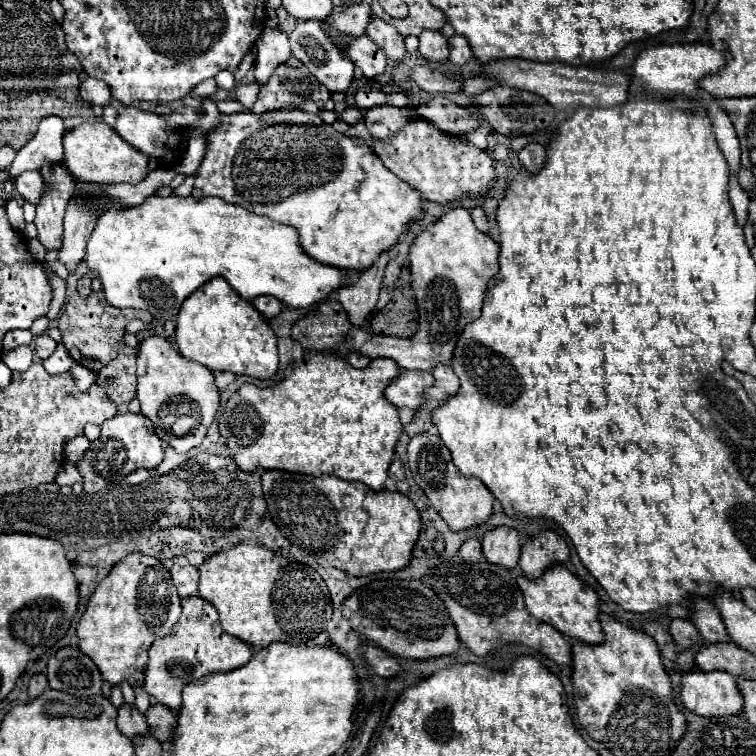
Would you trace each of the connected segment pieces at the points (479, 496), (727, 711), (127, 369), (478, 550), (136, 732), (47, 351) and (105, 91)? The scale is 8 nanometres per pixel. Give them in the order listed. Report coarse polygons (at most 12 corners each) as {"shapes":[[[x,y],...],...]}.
{"shapes":[[[436,434],[408,444],[408,468],[454,532],[492,516],[494,496],[456,472]],[[692,670],[680,698],[706,718],[742,714],[736,676]],[[118,356],[98,372],[116,406],[136,398],[136,360]],[[474,538],[460,548],[464,562],[482,560],[482,546]],[[136,708],[118,710],[118,728],[124,736],[146,736],[148,722]],[[48,334],[34,340],[38,358],[54,354],[56,342]],[[86,78],[80,96],[92,106],[110,104],[110,88],[104,80]]]}

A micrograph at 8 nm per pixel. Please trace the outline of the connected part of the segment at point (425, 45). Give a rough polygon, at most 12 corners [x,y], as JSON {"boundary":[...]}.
{"boundary":[[440,32],[420,36],[420,54],[428,62],[448,62],[448,40]]}

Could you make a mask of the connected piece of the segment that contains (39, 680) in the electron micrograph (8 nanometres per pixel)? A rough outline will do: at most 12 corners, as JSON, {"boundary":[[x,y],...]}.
{"boundary":[[44,674],[32,676],[28,686],[30,700],[48,690]]}

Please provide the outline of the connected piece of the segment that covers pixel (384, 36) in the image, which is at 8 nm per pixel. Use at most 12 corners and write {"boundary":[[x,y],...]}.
{"boundary":[[380,18],[366,34],[386,52],[390,68],[406,56],[404,38]]}

